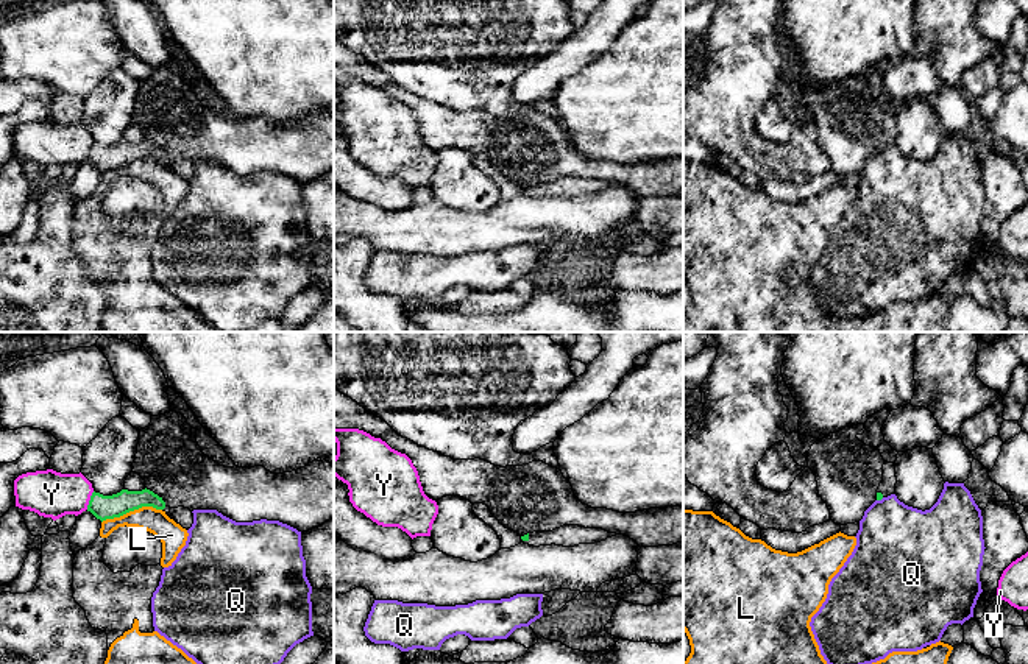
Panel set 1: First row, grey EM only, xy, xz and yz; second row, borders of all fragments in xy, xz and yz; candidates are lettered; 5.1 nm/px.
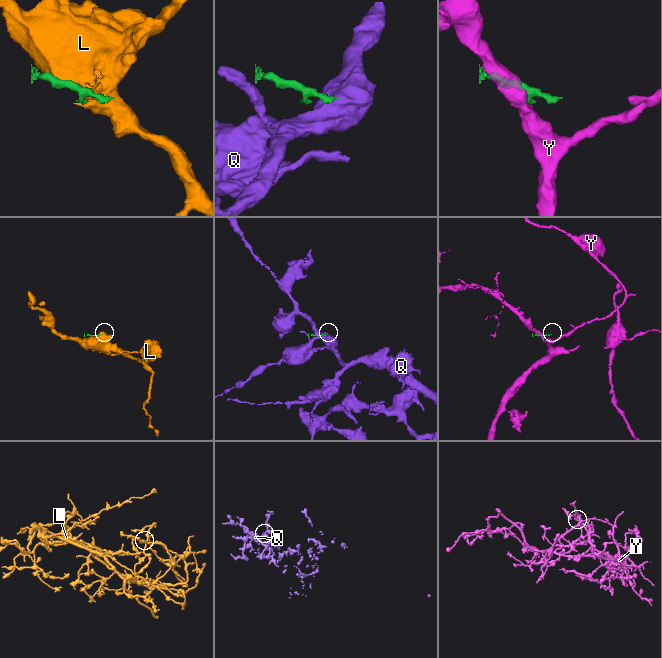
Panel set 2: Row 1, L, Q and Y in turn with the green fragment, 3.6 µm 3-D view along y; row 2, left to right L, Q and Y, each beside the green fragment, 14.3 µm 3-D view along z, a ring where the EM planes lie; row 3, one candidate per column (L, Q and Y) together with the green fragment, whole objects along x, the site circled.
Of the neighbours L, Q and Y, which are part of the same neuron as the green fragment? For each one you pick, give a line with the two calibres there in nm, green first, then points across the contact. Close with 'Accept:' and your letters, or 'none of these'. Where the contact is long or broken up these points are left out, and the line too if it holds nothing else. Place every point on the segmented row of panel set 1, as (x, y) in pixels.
Accept: none of these

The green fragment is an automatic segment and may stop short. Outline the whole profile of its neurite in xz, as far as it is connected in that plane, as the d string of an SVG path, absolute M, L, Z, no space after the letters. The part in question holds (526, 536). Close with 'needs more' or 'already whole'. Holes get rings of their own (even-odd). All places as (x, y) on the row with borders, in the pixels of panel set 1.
M563 525L552 532L533 532L521 536L521 542L540 547L540 546L563 546L574 547L579 544L594 544L605 541L607 538L616 536L602 528L585 528L579 525Z; needs more

